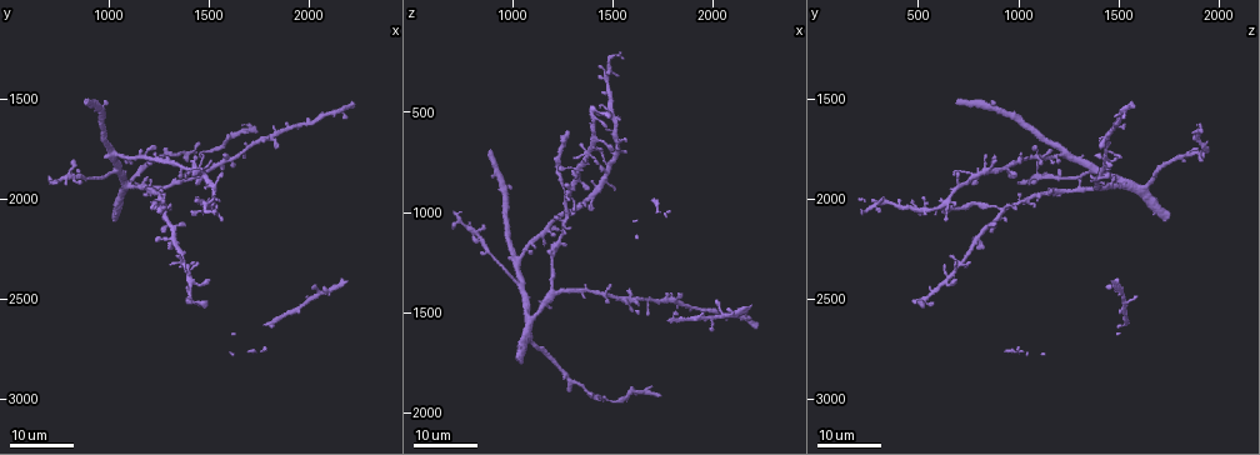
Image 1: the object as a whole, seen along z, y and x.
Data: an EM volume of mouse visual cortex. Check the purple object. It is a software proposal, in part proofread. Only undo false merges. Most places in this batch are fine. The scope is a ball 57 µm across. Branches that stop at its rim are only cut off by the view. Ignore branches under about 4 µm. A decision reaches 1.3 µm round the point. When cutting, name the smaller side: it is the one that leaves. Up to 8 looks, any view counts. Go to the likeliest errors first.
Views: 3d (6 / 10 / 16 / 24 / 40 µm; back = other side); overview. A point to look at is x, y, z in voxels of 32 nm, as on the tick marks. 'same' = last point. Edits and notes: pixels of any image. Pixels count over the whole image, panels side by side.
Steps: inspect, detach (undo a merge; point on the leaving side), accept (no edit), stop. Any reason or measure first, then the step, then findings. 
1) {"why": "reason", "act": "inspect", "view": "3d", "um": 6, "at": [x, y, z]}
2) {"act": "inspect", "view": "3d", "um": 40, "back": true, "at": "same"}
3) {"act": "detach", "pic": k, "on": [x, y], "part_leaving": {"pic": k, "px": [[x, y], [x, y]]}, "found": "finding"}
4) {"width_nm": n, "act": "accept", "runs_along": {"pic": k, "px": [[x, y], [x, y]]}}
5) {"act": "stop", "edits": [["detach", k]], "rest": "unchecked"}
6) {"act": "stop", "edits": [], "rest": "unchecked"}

{"act": "inspect", "view": "3d", "um": 16, "at": [1430, 2420, 630]}

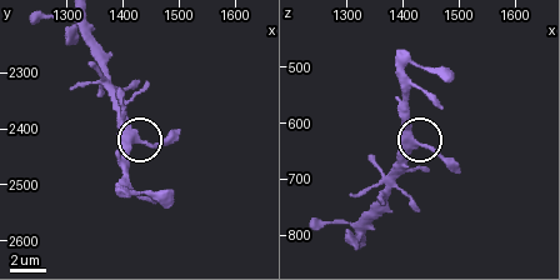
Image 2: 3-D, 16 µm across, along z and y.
{"act": "inspect", "view": "3d", "um": 10, "at": [1425, 2425, 635]}

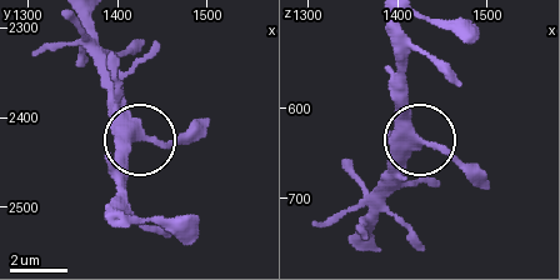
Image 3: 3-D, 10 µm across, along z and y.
{"act": "accept", "runs_along": {"pic": 3, "px": [[359, 240], [364, 215], [414, 136], [393, 89]]}, "found": "all the same neuron"}

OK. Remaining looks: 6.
{"why": "arms part here", "act": "inspect", "view": "3d", "um": 24, "at": [1830, 1690, 1440]}

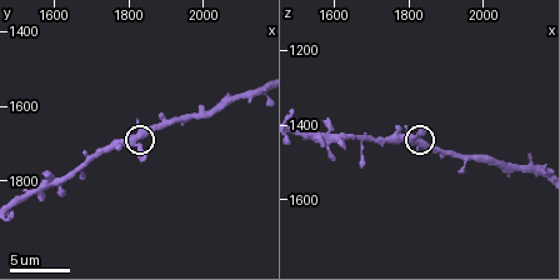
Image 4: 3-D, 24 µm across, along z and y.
{"act": "inspect", "view": "3d", "um": 6, "at": [1820, 1690, 1440]}

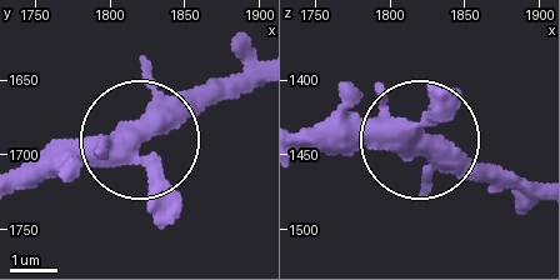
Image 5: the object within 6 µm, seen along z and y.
{"act": "accept", "found": "all the same neuron"}

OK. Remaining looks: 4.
{"act": "inspect", "view": "3d", "um": 24, "at": [1020, 1860, 1350]}

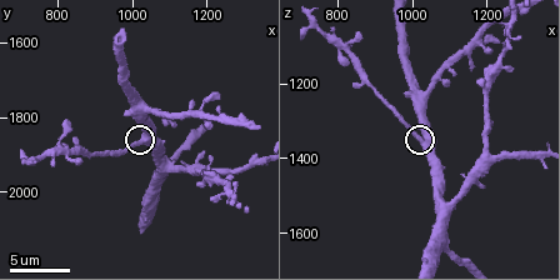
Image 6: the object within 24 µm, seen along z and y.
{"why": "closer look", "act": "inspect", "view": "3d", "um": 10, "at": [1020, 1860, 1350]}

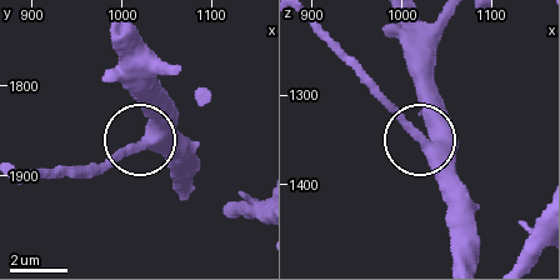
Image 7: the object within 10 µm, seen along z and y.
{"side_arm_um": 16, "act": "accept", "found": "continuous, no second neuron"}

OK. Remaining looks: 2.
{"why": "four or more arms meet", "act": "inspect", "view": "3d", "um": 24, "at": [1320, 2200, 790]}

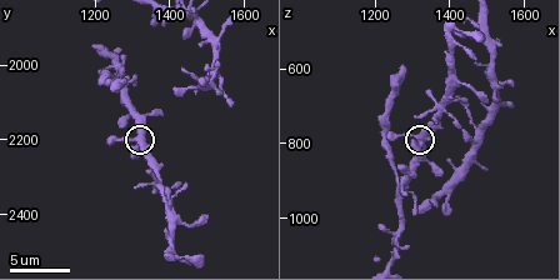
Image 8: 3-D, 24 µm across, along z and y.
{"act": "inspect", "view": "3d", "um": 6, "at": [1300, 2200, 780]}

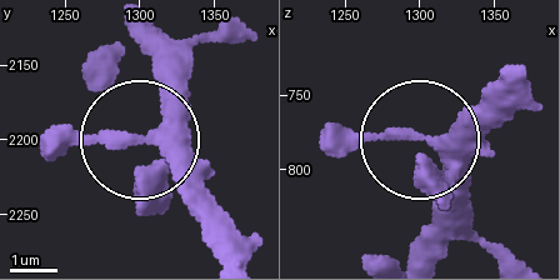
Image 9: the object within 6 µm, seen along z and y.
{"act": "accept", "runs_along": {"pic": 9, "px": [[418, 253], [438, 145], [418, 161]]}, "found": "all the same neuron"}

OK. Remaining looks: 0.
{"act": "stop", "edits": [], "rest": "unchecked"}

